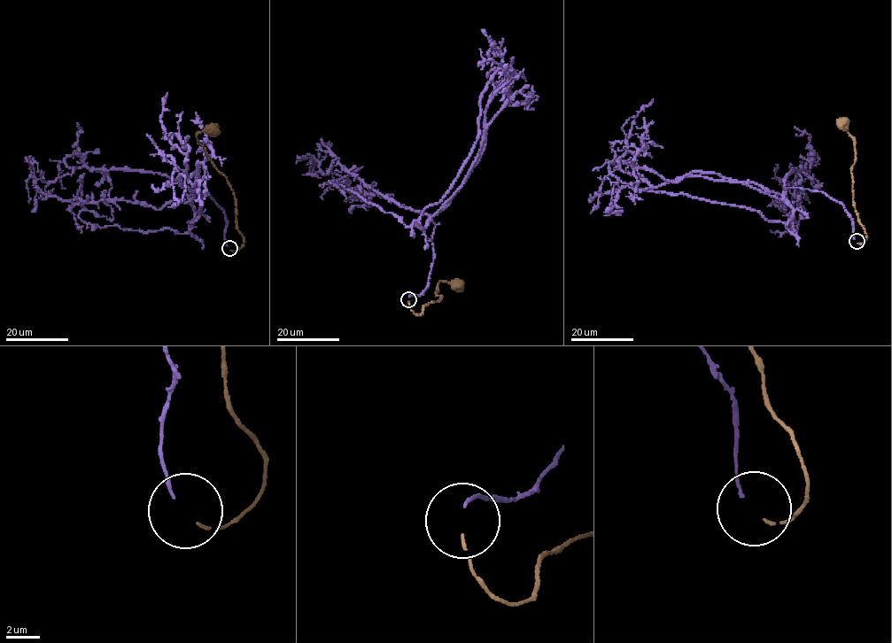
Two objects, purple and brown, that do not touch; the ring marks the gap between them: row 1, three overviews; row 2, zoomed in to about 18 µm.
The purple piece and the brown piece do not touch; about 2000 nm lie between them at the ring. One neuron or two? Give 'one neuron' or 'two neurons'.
one neuron

